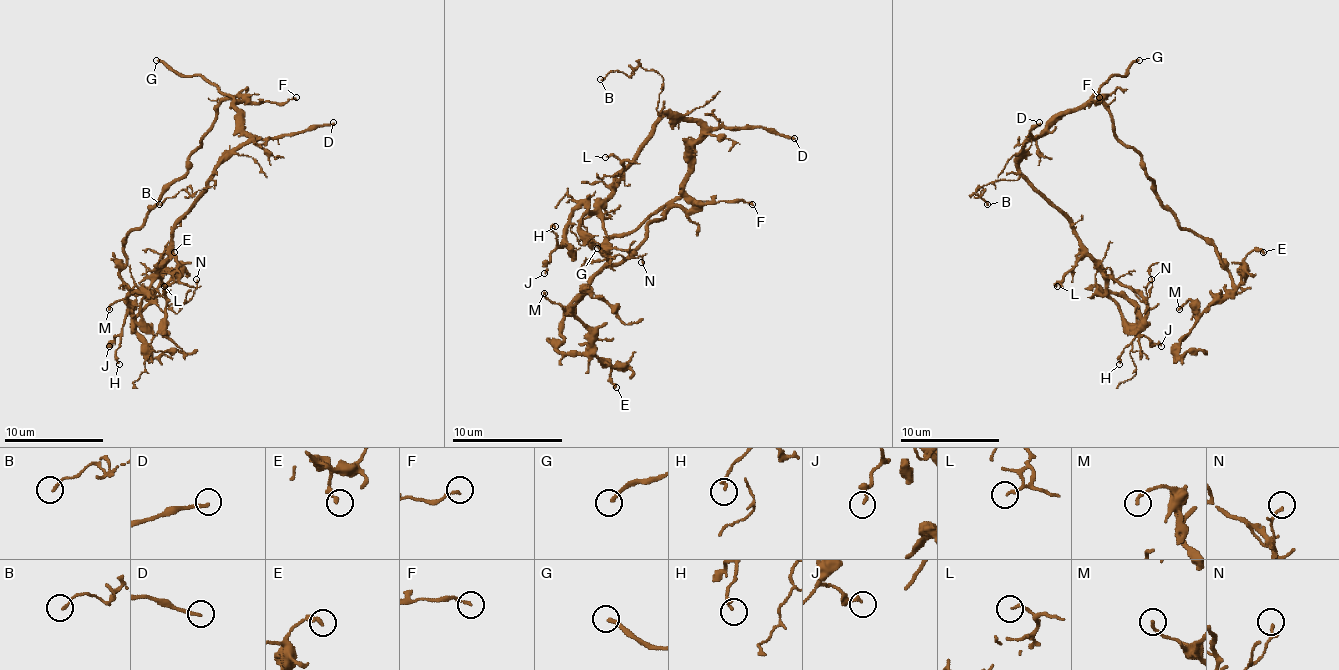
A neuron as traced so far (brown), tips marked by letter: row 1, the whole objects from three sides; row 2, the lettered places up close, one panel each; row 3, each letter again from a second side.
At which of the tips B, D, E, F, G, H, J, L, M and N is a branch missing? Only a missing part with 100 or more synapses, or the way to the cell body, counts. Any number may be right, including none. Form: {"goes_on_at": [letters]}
{"goes_on_at": ["G"]}

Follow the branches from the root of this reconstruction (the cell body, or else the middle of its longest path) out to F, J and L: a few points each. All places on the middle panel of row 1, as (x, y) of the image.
F: (669, 207), (700, 210), (705, 204), (719, 201), (750, 201), (752, 204)
J: (669, 207), (700, 126), (664, 115), (614, 176), (614, 190), (594, 210), (572, 212), (567, 243), (544, 273)
L: (669, 207), (689, 174), (689, 149), (700, 138), (694, 121), (664, 115), (614, 185), (622, 165), (605, 157)

